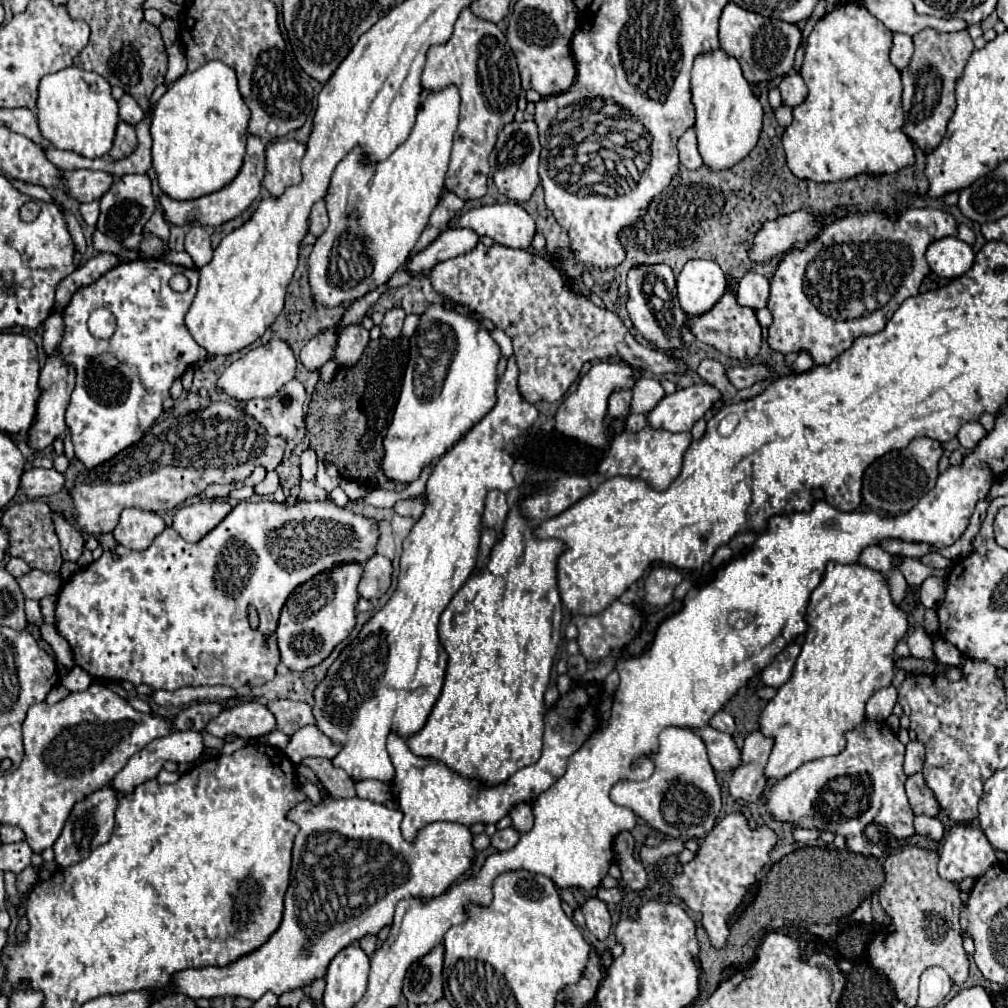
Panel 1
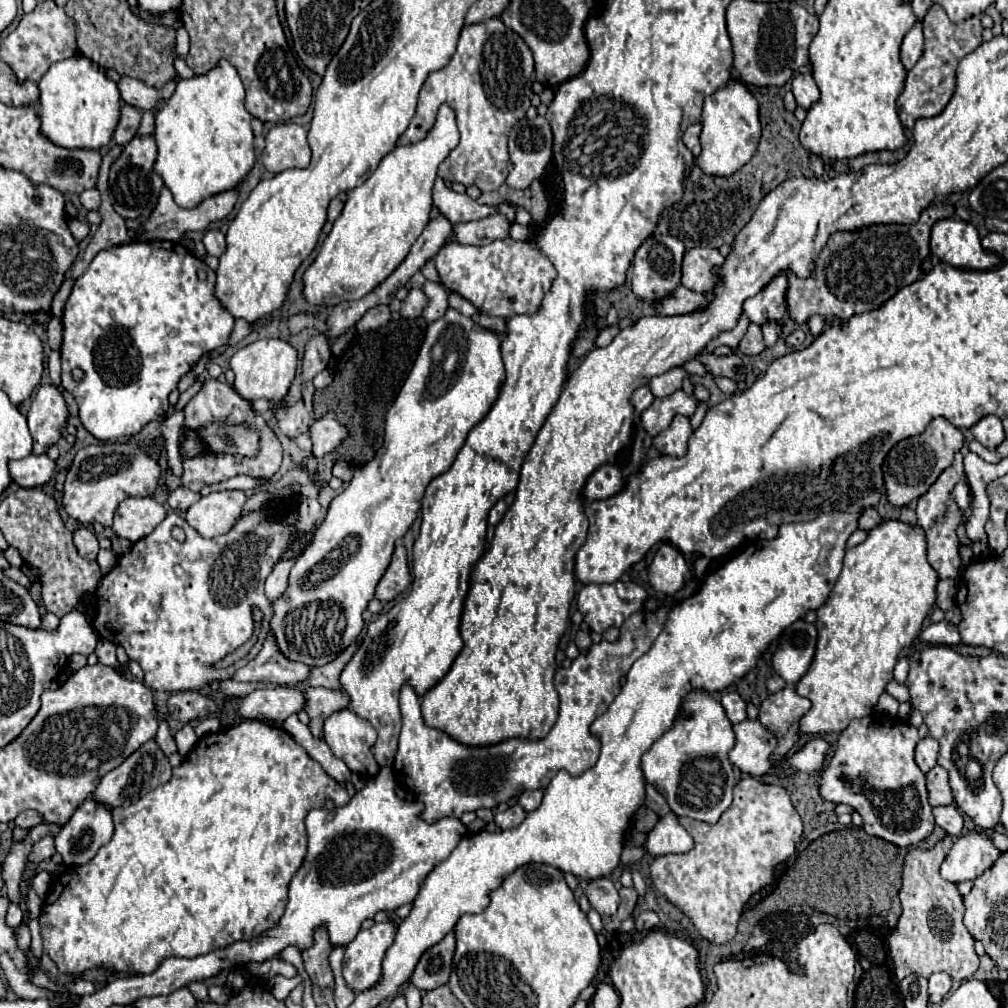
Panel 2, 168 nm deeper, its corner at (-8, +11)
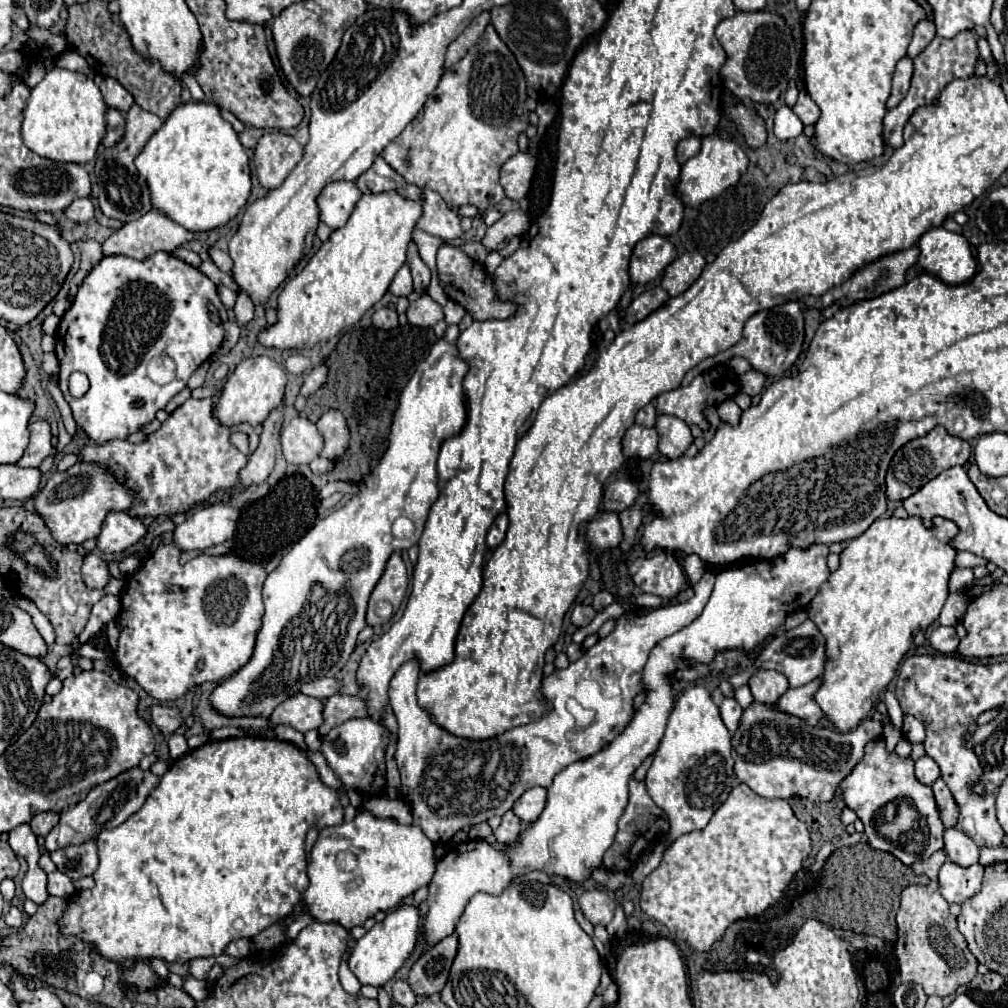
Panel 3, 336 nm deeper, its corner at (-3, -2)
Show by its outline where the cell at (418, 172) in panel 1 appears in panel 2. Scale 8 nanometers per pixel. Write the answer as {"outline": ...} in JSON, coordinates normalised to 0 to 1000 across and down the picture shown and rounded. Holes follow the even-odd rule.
{"outline":[[[440,102],[435,108],[431,126],[425,130],[425,134],[419,140],[393,144],[393,148],[389,148],[377,160],[375,168],[357,186],[345,189],[345,197],[341,201],[337,215],[331,219],[329,229],[319,239],[317,251],[313,253],[312,261],[302,271],[302,295],[308,303],[331,305],[339,299],[359,297],[363,291],[367,291],[367,287],[371,287],[371,283],[377,283],[403,257],[403,251],[407,249],[409,241],[417,235],[417,231],[427,219],[429,188],[435,176],[435,164],[454,144],[454,138],[456,134],[452,126],[450,108],[444,102]]]}

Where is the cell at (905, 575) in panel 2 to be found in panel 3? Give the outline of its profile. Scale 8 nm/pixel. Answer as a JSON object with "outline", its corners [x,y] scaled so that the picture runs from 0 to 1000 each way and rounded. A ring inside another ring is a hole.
{"outline":[[[884,512],[868,516],[854,532],[838,538],[832,550],[832,563],[813,581],[809,593],[801,601],[803,613],[813,621],[820,635],[822,653],[814,671],[816,681],[809,692],[830,724],[846,724],[864,702],[868,702],[872,688],[888,673],[894,655],[904,643],[906,631],[930,615],[941,589],[941,571],[947,565],[949,546],[943,542],[943,536],[949,530],[949,520],[934,512],[924,514],[924,524],[920,524],[912,512]]]}

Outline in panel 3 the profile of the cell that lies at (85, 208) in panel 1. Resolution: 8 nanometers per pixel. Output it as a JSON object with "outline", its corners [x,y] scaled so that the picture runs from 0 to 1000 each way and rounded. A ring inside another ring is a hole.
{"outline":[[[76,196],[66,208],[64,208],[64,214],[70,218],[70,220],[88,220],[92,216],[92,202],[88,196]]]}

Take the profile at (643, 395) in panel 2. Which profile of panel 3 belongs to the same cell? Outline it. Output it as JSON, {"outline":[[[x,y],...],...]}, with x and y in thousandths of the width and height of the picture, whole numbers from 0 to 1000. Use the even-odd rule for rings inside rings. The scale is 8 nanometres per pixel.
{"outline":[[[644,401],[644,403],[640,403],[640,405],[636,405],[636,407],[632,409],[630,419],[632,419],[632,421],[636,421],[636,423],[640,423],[640,425],[648,425],[648,423],[650,423],[650,415],[652,415],[650,403],[648,403],[648,401]]]}

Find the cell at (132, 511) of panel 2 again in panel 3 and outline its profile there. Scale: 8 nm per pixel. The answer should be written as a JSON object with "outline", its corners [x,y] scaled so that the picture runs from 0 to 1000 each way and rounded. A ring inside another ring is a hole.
{"outline":[[[112,508],[104,514],[100,530],[96,532],[96,544],[106,552],[118,552],[132,544],[146,524],[138,514],[130,514],[126,508]]]}

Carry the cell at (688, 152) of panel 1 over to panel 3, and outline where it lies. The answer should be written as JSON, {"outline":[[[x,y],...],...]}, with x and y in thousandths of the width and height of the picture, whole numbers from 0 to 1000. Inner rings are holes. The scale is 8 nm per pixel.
{"outline":[[[684,135],[684,137],[678,137],[674,143],[672,143],[672,161],[678,163],[682,161],[684,157],[688,157],[695,147],[695,137],[691,135]]]}

